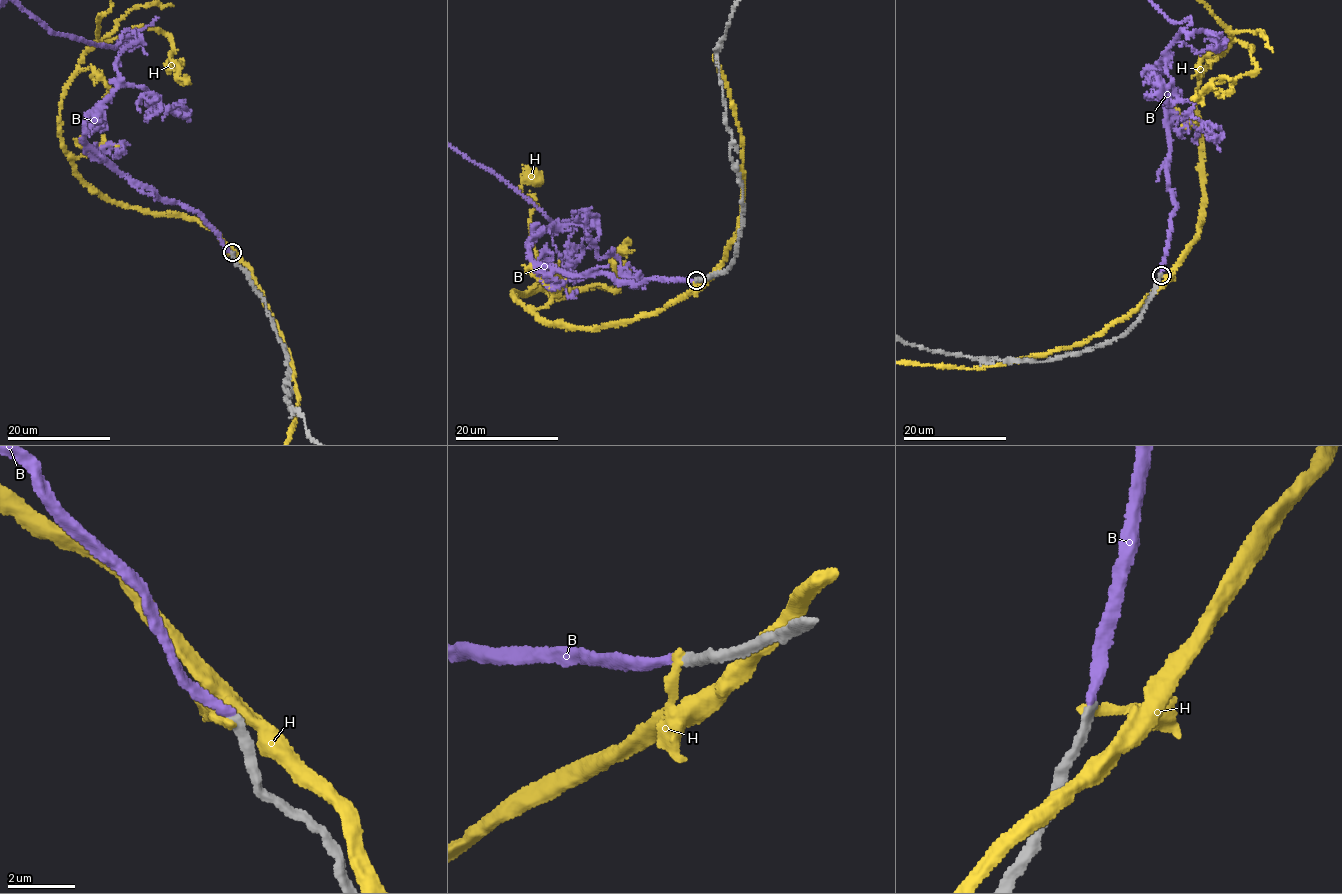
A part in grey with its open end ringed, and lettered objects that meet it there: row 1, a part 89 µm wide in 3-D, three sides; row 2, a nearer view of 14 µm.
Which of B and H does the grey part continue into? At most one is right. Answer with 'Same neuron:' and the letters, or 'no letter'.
Same neuron: B

